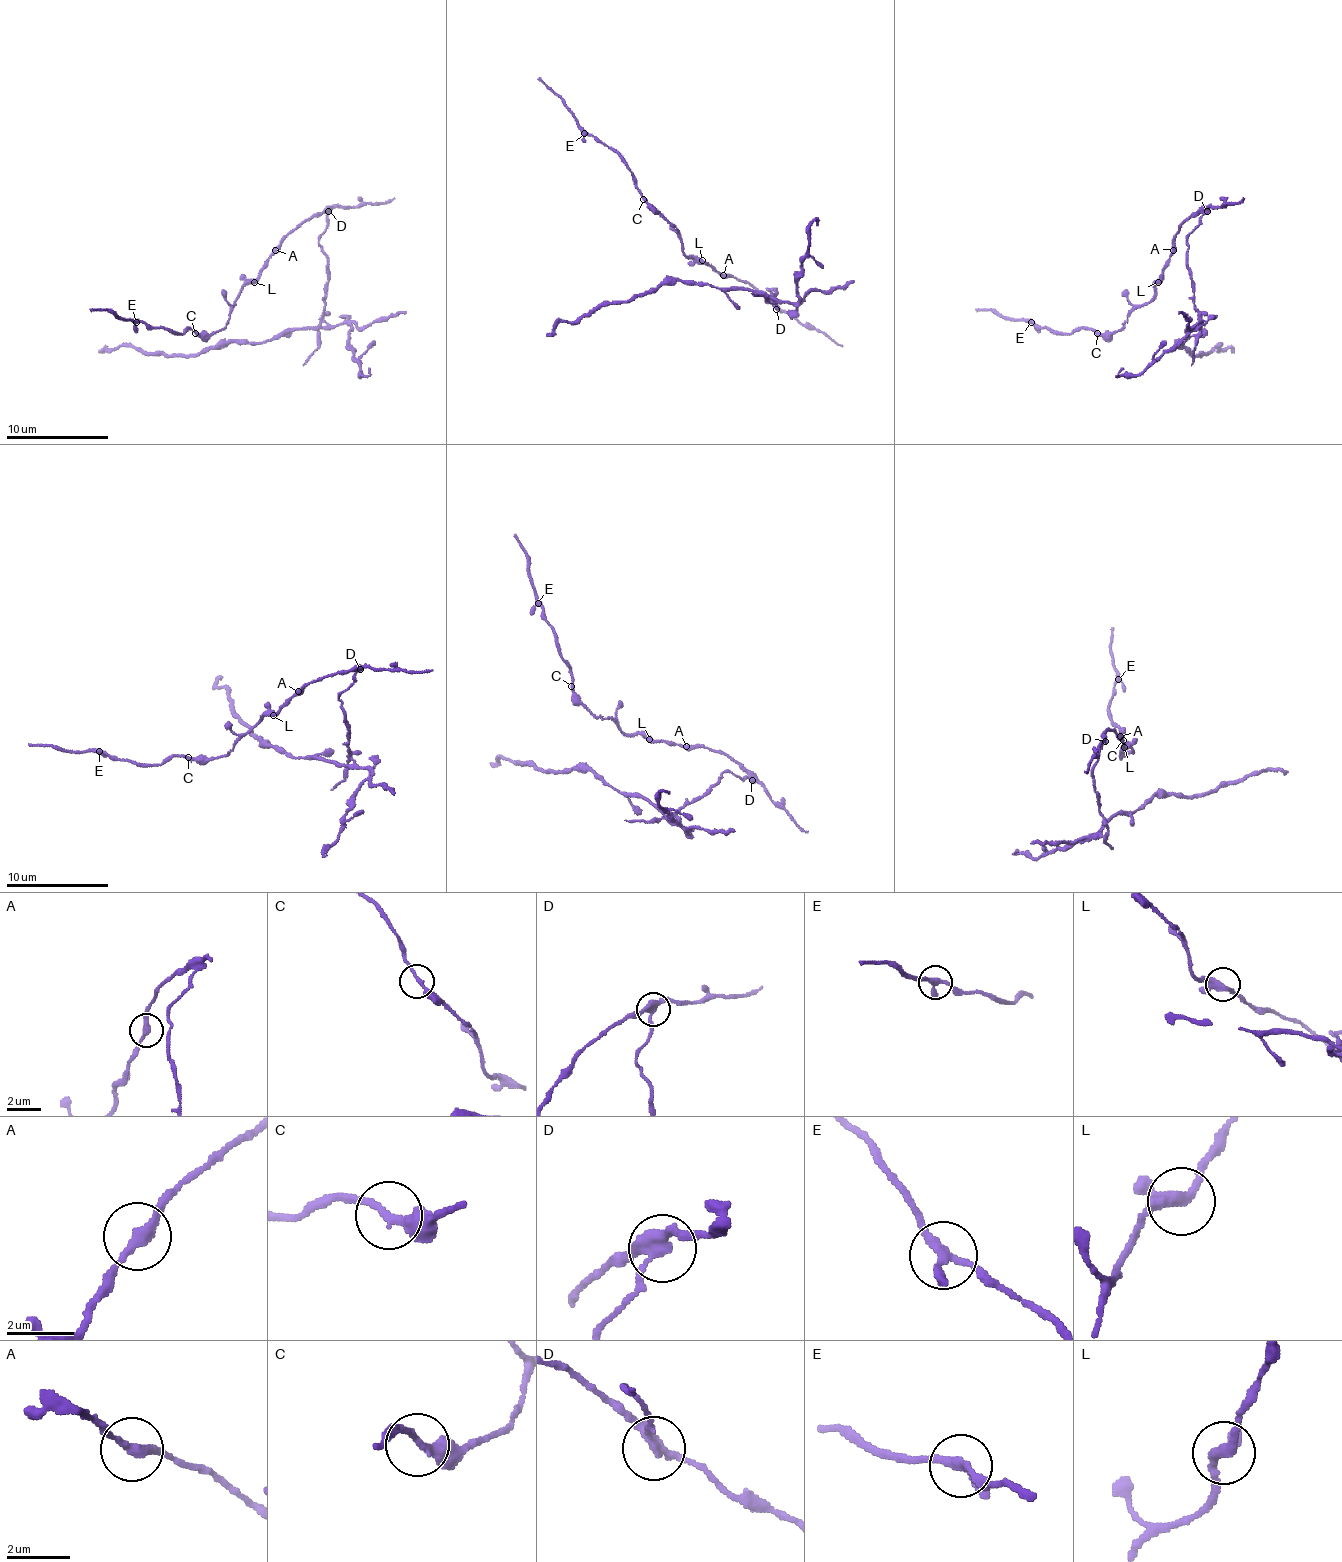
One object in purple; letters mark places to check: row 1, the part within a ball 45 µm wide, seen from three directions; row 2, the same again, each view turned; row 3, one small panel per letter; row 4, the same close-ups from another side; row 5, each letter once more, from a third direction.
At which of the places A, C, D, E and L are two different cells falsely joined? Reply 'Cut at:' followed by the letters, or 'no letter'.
Cut at: D

